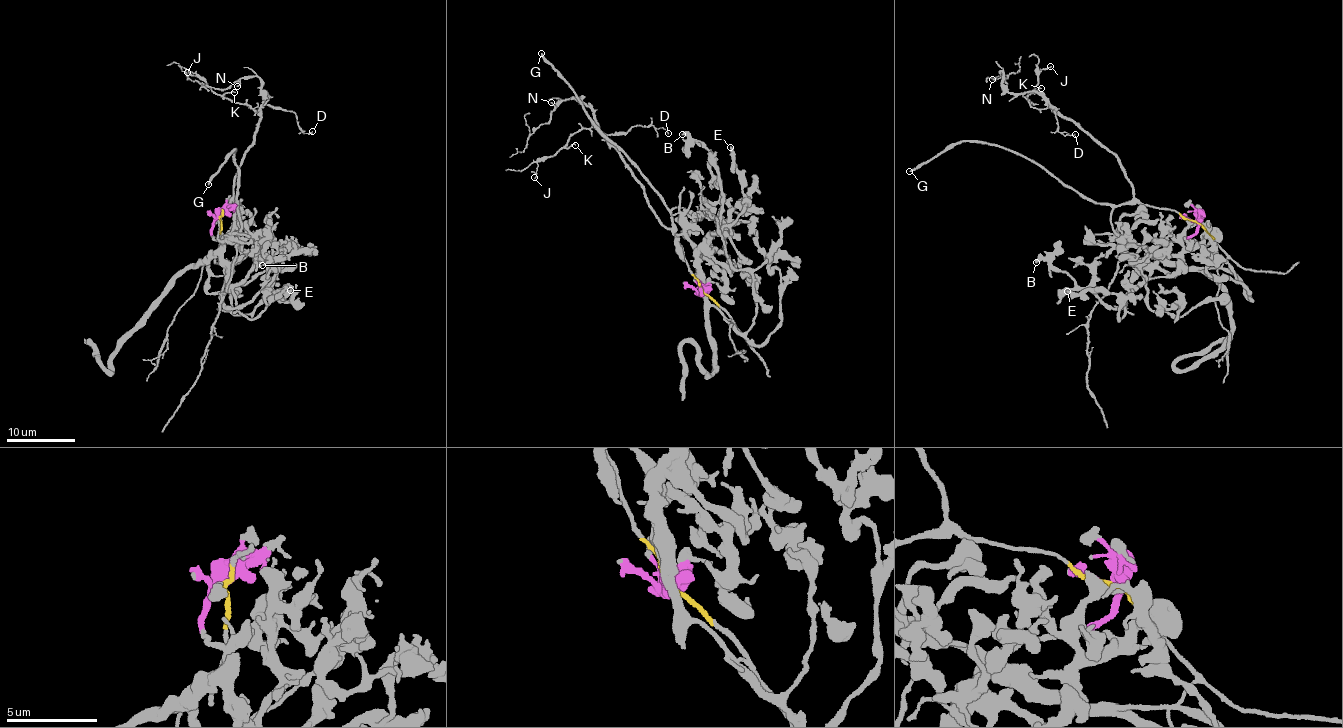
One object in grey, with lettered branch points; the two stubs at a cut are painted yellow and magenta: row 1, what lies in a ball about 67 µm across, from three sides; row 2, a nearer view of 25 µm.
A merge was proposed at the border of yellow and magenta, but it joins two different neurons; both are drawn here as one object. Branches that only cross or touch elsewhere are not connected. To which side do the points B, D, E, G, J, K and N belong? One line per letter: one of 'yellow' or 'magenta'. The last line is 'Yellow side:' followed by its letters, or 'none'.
B: magenta
D: yellow
E: magenta
G: yellow
J: yellow
K: yellow
N: yellow
Yellow side: D, G, J, K, N

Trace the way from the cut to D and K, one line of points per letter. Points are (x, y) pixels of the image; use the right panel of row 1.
D: (1198, 223), (1173, 210), (1140, 202), (1112, 153), (1048, 103), (1056, 107), (1058, 131), (1074, 133)
K: (1198, 223), (1173, 210), (1140, 202), (1112, 153), (1073, 121), (1049, 108), (1033, 107), (1026, 100), (1042, 87)

